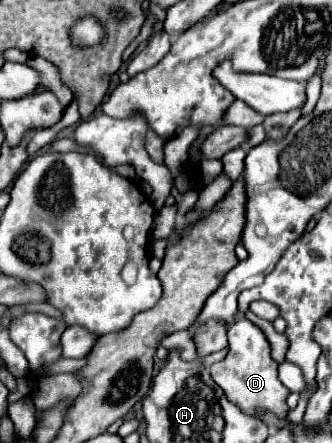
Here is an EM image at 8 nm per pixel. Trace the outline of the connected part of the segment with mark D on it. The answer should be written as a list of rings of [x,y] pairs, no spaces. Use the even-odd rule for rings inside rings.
[[[246,317],[230,325],[228,329],[228,353],[220,363],[214,363],[210,367],[212,379],[224,389],[226,397],[236,403],[242,411],[256,415],[254,411],[258,407],[268,409],[276,413],[278,417],[284,417],[288,413],[286,397],[290,391],[282,385],[278,379],[278,363],[270,357],[270,345],[264,333]]]

